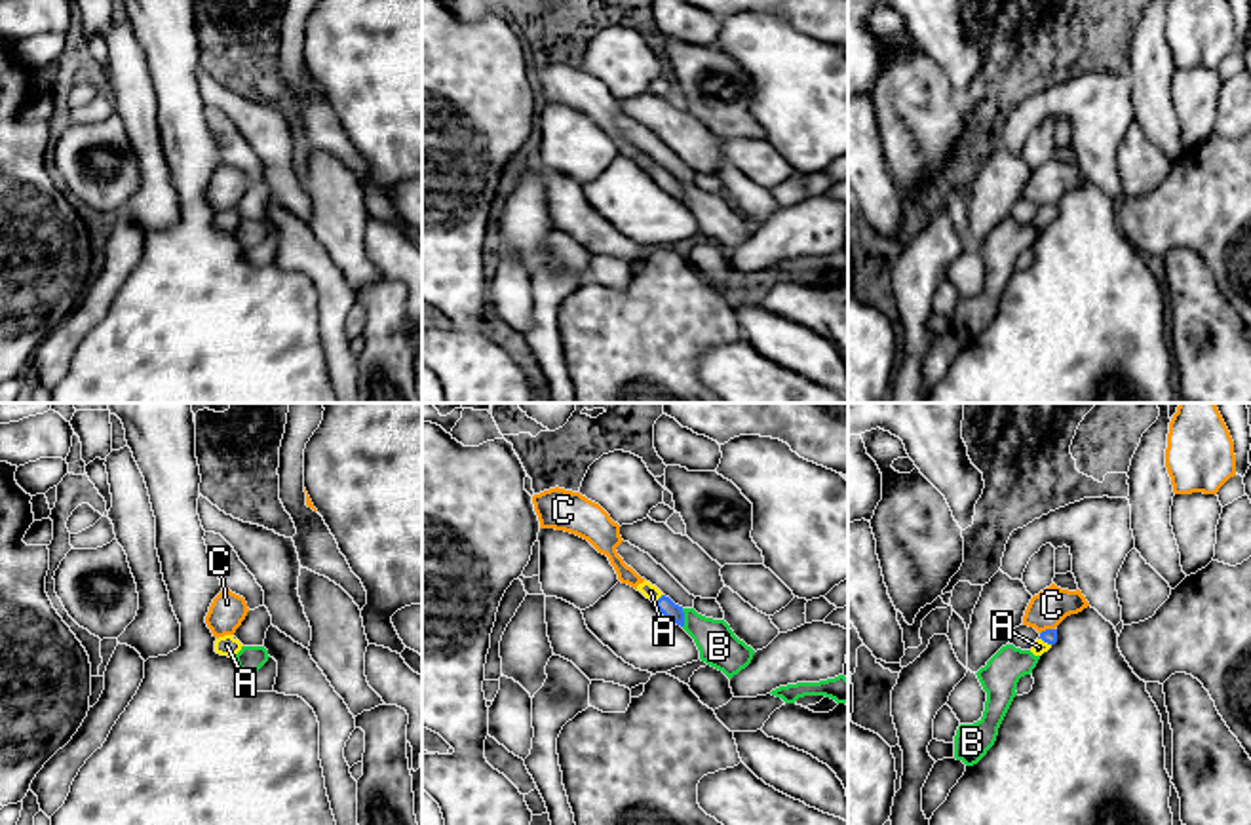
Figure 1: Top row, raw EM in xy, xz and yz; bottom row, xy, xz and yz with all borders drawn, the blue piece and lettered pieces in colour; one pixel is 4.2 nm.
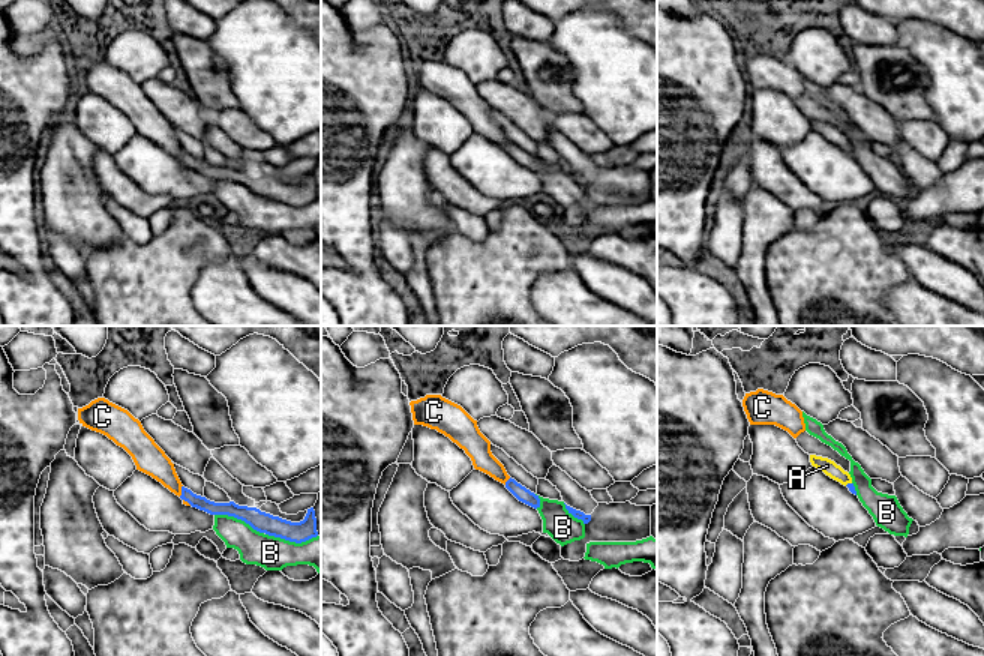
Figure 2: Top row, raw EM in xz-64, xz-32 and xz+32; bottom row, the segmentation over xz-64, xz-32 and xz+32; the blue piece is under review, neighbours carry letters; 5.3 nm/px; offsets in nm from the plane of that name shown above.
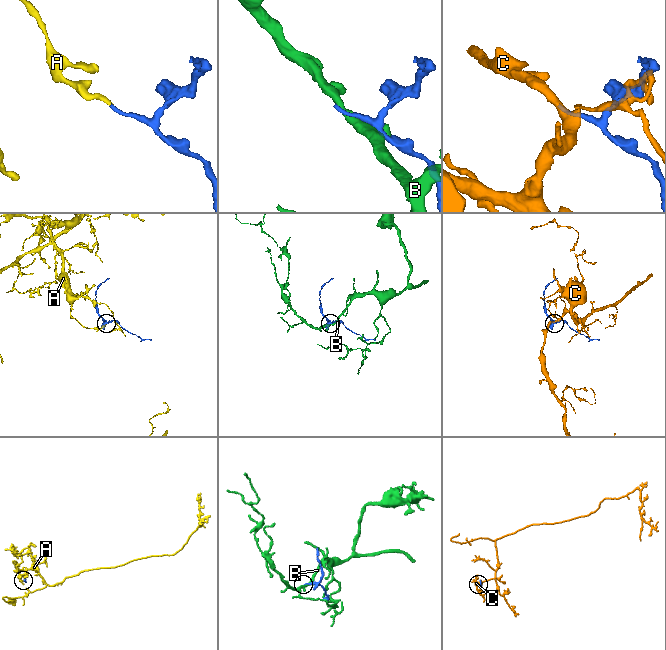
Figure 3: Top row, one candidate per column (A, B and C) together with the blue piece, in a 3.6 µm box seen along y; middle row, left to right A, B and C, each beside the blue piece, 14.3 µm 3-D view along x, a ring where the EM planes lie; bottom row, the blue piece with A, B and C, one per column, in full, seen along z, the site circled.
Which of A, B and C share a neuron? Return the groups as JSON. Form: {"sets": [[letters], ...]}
{"sets": [["A"], ["B"], ["C"]]}

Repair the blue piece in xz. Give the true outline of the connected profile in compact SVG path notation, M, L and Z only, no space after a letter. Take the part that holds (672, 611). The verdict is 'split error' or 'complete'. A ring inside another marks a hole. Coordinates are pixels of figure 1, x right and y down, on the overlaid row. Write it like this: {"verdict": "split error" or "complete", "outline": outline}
{"verdict": "split error", "outline": "M643 582L637 585L637 591L641 591L646 599L654 603L654 606L671 622L677 625L684 625L684 612L683 606L675 604L669 597L665 597L656 585L650 582Z"}

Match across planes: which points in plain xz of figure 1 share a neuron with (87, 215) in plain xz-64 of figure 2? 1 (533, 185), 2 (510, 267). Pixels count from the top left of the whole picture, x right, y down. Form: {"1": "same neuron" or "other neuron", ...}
{"1": "same neuron", "2": "other neuron"}

